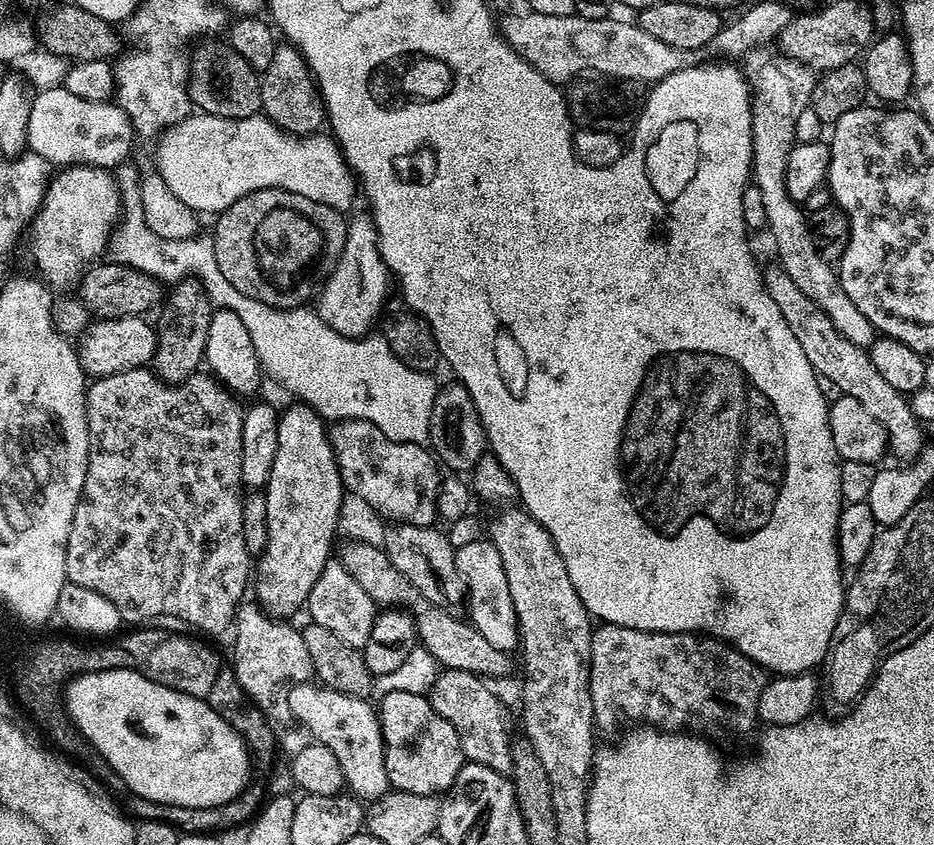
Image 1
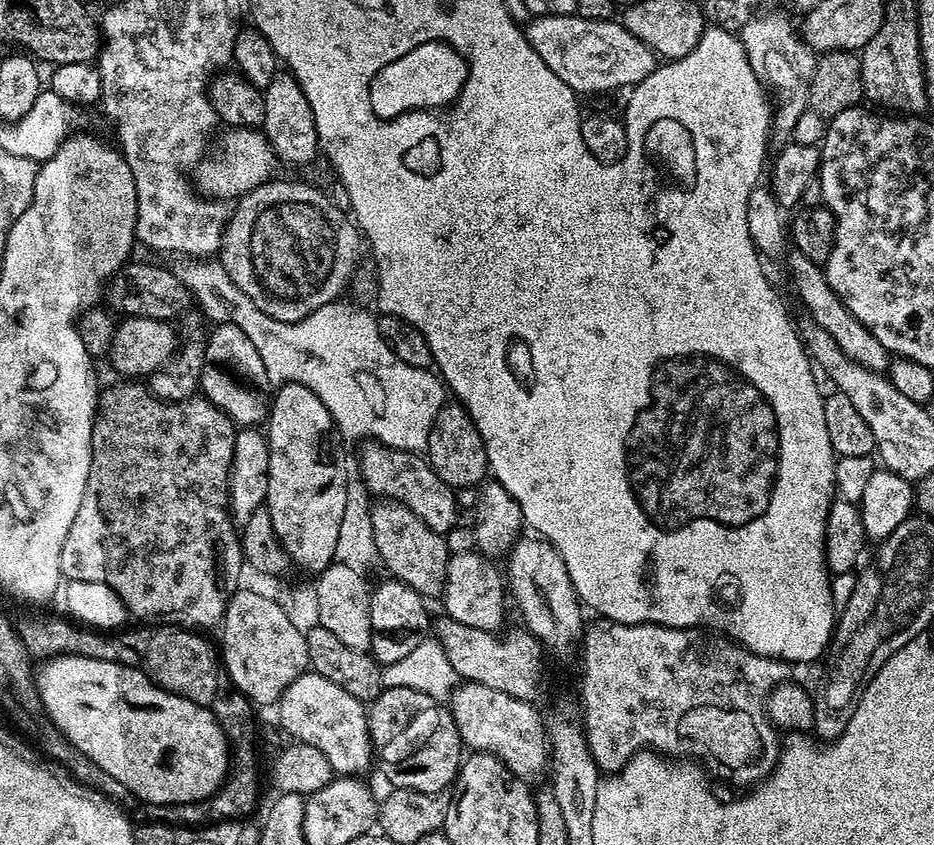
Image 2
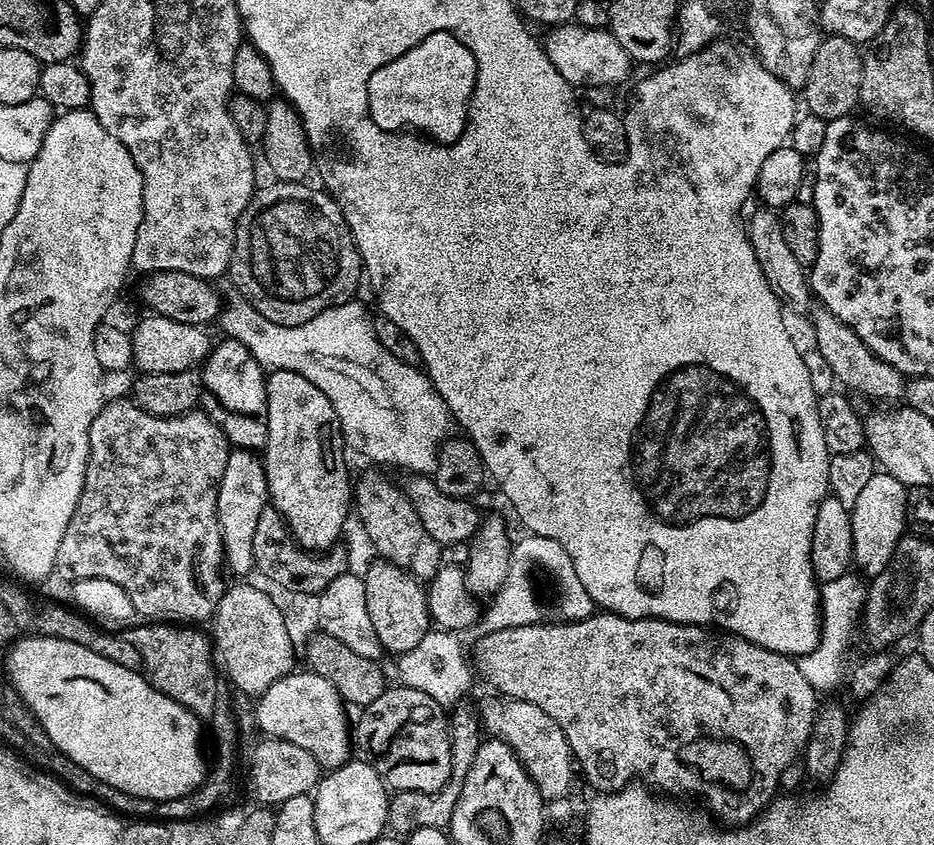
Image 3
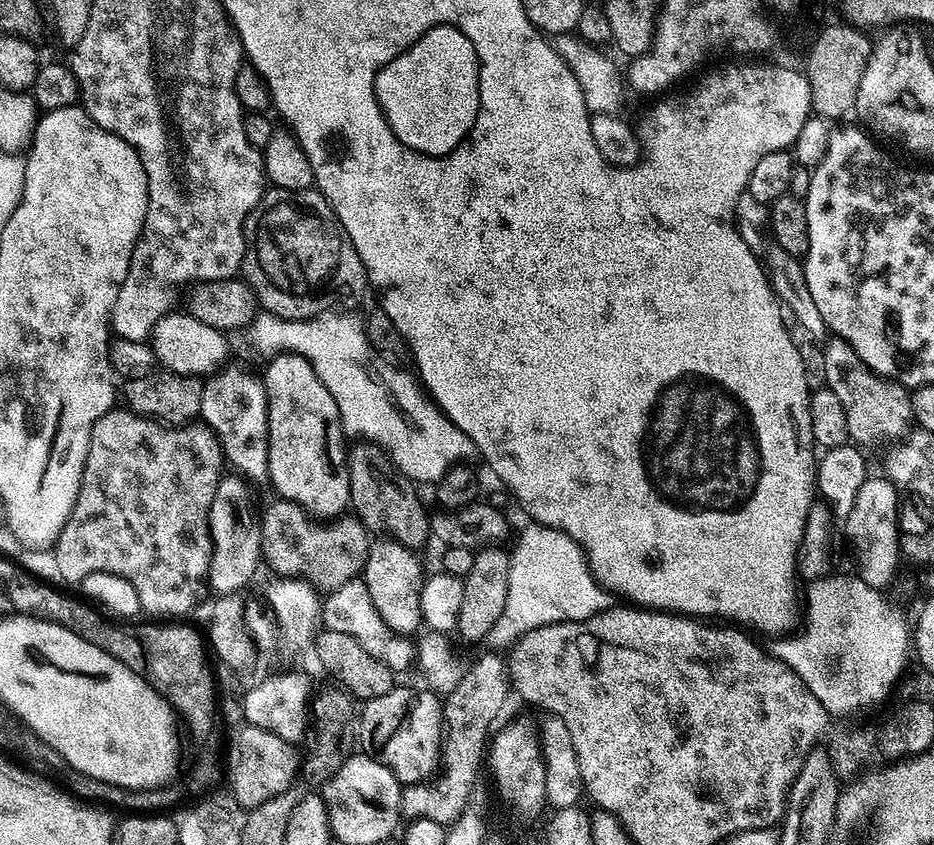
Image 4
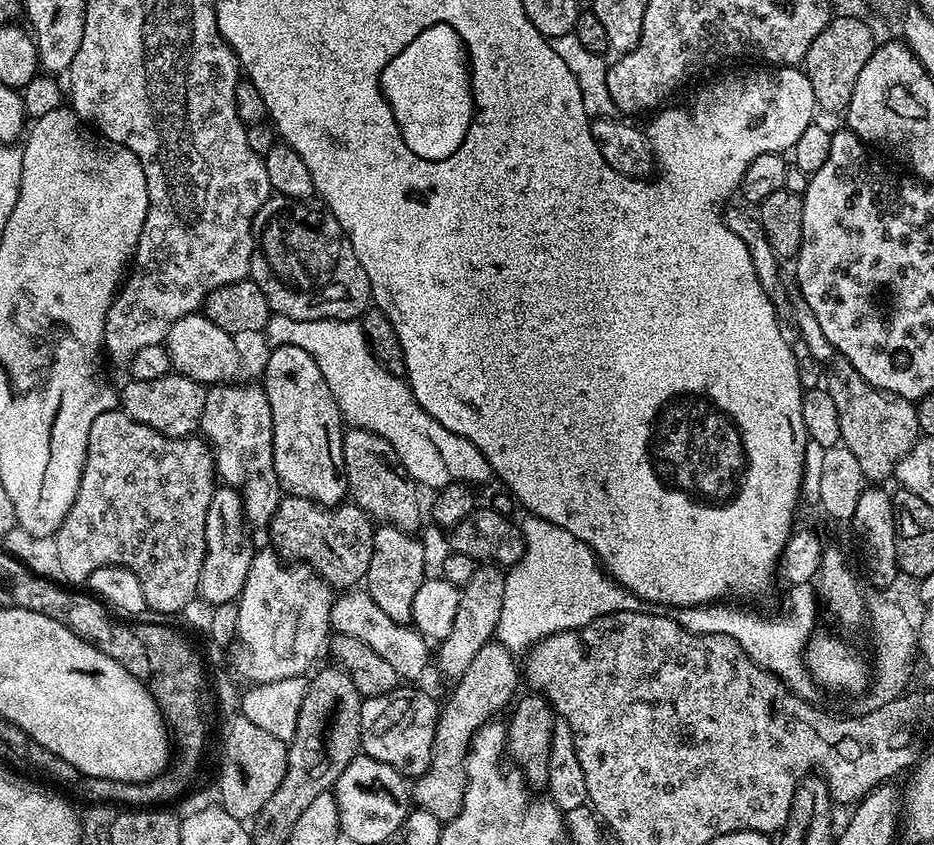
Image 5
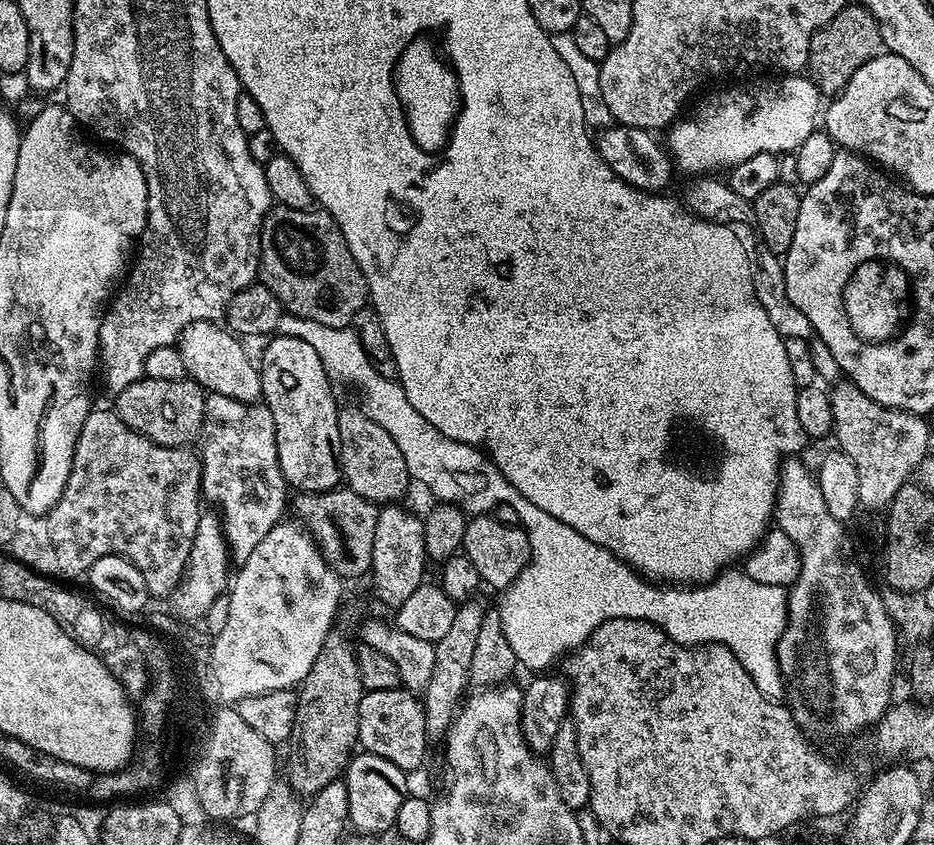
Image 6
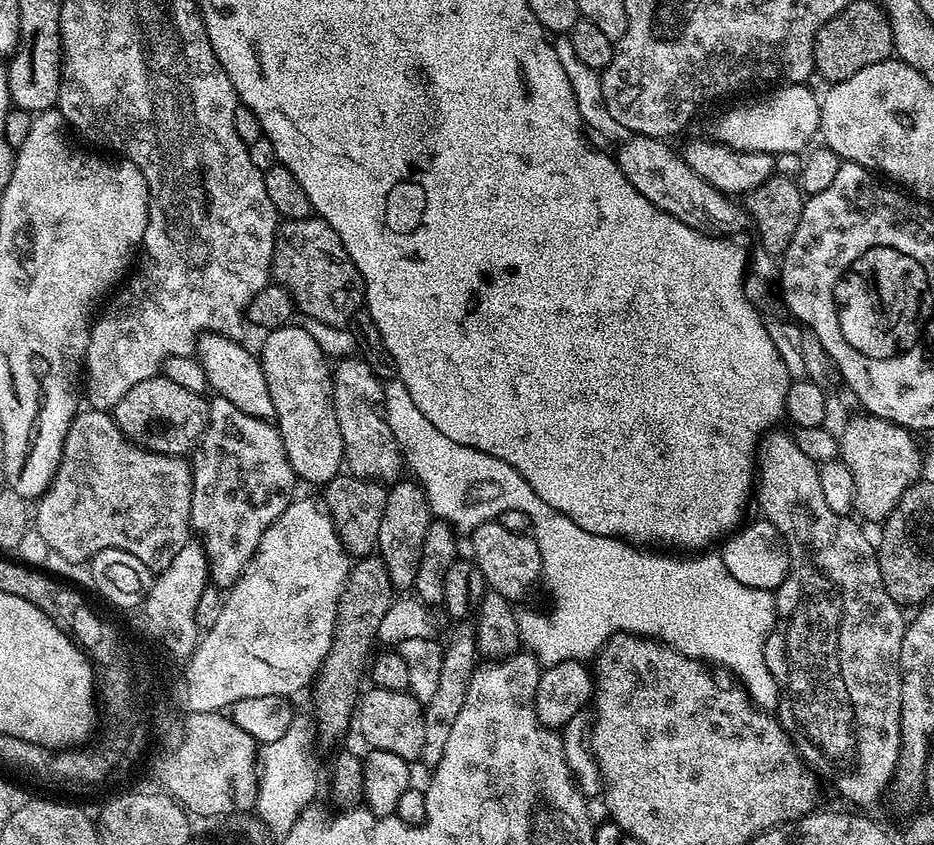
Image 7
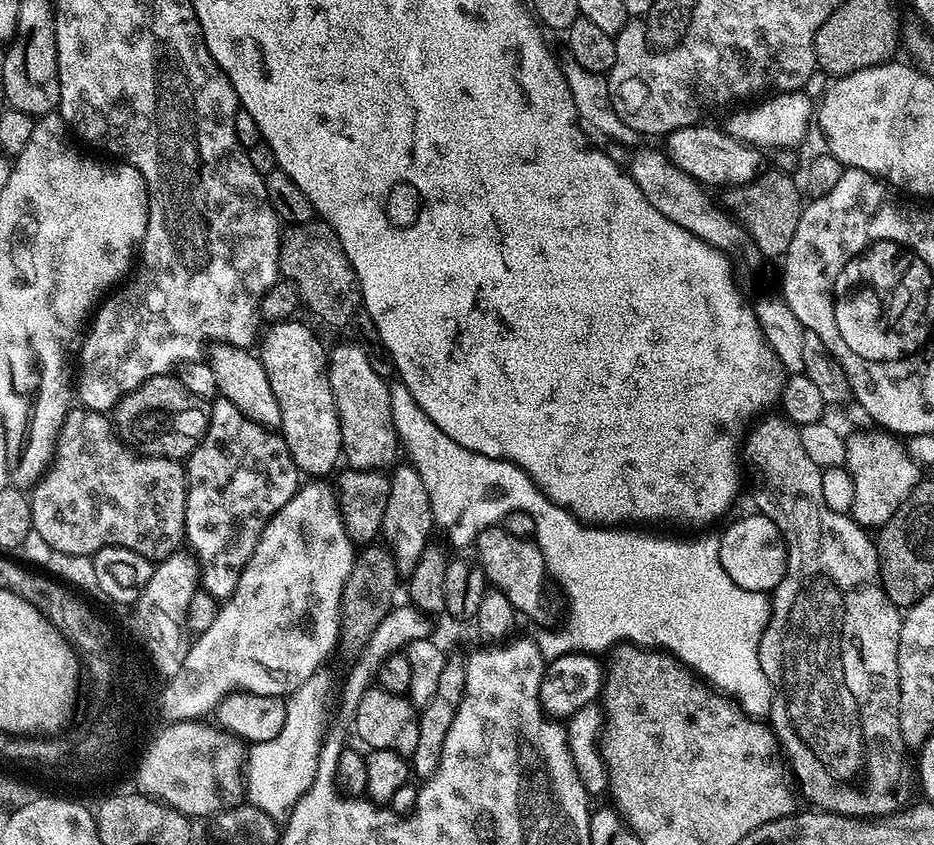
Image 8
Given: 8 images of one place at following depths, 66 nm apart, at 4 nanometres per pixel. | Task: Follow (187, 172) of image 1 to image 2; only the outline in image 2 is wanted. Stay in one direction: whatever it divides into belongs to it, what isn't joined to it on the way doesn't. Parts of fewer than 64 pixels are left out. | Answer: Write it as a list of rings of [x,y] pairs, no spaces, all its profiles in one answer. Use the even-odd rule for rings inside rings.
[[[229,127],[216,149],[204,156],[194,169],[194,186],[208,198],[228,200],[244,196],[277,175],[276,151],[270,147],[263,131],[255,128]],[[213,151],[213,152],[212,152]],[[232,196],[231,198],[228,198]]]

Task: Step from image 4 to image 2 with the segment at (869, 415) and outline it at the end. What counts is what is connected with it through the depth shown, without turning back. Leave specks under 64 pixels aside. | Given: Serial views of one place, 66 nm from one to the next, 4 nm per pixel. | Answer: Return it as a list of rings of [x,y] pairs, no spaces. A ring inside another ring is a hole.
[[[795,250],[787,253],[787,260],[788,272],[792,275],[796,292],[800,295],[800,300],[804,303],[805,310],[808,311],[805,313],[810,319],[818,326],[822,326],[822,330],[826,330],[826,334],[830,334],[830,338],[834,338],[834,342],[838,342],[838,346],[842,350],[842,354],[846,354],[846,358],[866,366],[871,372],[883,373],[890,363],[890,354],[882,346],[882,342],[878,342],[878,338],[874,338],[874,334],[870,334],[870,330],[866,330],[866,326],[862,326],[862,322],[858,322],[858,318],[854,318],[854,314],[850,314],[850,310],[846,310],[846,306],[834,294],[834,290],[830,290],[830,282],[826,282],[823,267],[810,262],[810,258],[806,258]]]

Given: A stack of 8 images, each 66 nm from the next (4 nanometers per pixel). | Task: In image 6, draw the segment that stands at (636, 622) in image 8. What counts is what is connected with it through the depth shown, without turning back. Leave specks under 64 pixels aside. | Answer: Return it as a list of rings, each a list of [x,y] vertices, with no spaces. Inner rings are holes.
[[[399,402],[400,404],[384,404],[380,408],[379,419],[382,421],[382,427],[396,440],[398,444],[398,450],[401,451],[401,457],[406,464],[406,470],[409,477],[413,481],[416,480],[420,484],[425,484],[430,491],[436,495],[437,501],[445,504],[455,504],[459,506],[465,513],[472,516],[483,516],[491,513],[499,504],[509,504],[510,507],[516,511],[516,516],[519,523],[522,525],[524,533],[528,535],[528,550],[530,553],[530,559],[525,564],[522,571],[516,575],[516,580],[508,588],[503,589],[502,596],[504,596],[504,612],[502,611],[502,623],[504,626],[504,633],[506,634],[506,640],[510,642],[510,650],[514,650],[517,661],[521,665],[524,664],[528,668],[533,668],[533,673],[541,673],[551,660],[559,661],[565,654],[577,649],[580,645],[588,641],[588,636],[594,631],[598,630],[598,626],[602,626],[602,622],[607,620],[613,620],[614,618],[630,618],[631,620],[645,620],[650,622],[654,626],[658,626],[664,631],[666,635],[670,637],[674,642],[679,644],[686,644],[689,646],[699,646],[702,644],[721,644],[726,646],[729,650],[735,654],[738,658],[738,662],[744,667],[750,674],[750,678],[754,678],[754,682],[758,686],[758,690],[769,700],[779,701],[780,695],[783,697],[786,692],[786,685],[784,682],[784,675],[780,672],[780,667],[776,661],[776,644],[780,640],[780,636],[784,633],[784,627],[788,621],[788,593],[781,586],[766,586],[766,582],[754,582],[754,578],[750,578],[742,570],[725,570],[720,573],[714,580],[709,580],[699,586],[661,586],[659,583],[653,582],[640,575],[635,570],[626,570],[626,565],[623,560],[620,560],[613,552],[608,548],[598,546],[594,542],[590,542],[588,538],[582,538],[582,534],[578,534],[576,530],[570,526],[566,526],[566,522],[558,522],[558,518],[554,518],[550,514],[546,514],[544,510],[539,509],[538,506],[534,506],[534,502],[530,502],[528,498],[522,498],[522,494],[518,494],[518,490],[503,474],[501,474],[496,465],[484,455],[483,451],[479,448],[472,448],[468,444],[462,442],[454,442],[450,438],[441,436],[438,430],[434,430],[434,426],[430,426],[421,418],[417,416],[414,406],[410,406],[406,402]]]

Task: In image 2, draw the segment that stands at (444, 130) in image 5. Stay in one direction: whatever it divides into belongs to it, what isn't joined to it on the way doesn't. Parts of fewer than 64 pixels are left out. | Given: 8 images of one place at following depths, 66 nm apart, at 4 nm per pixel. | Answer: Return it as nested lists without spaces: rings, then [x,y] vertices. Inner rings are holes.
[[[441,40],[414,46],[402,58],[389,64],[381,64],[378,74],[368,88],[370,106],[374,114],[383,120],[395,120],[409,114],[424,114],[427,108],[447,109],[464,88],[468,77],[468,64],[448,44]]]

